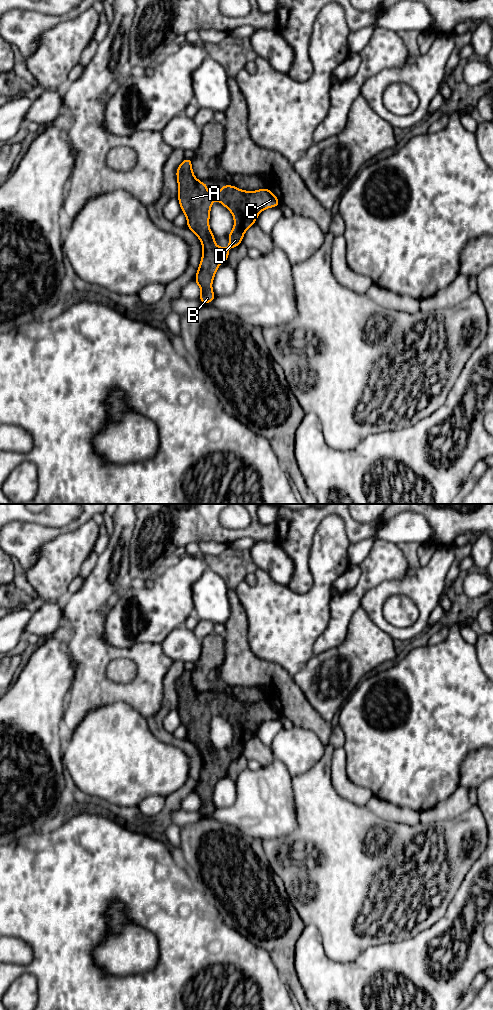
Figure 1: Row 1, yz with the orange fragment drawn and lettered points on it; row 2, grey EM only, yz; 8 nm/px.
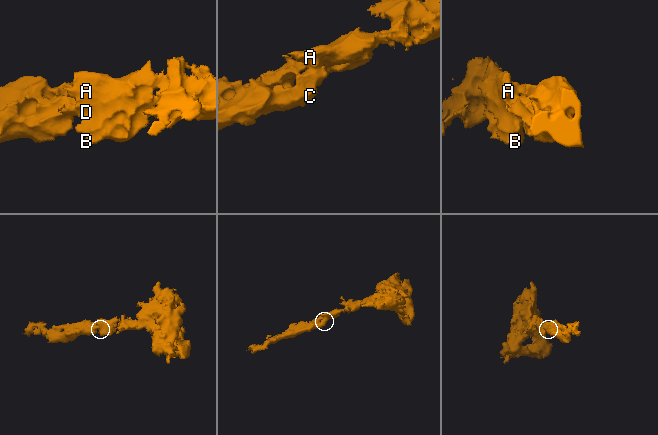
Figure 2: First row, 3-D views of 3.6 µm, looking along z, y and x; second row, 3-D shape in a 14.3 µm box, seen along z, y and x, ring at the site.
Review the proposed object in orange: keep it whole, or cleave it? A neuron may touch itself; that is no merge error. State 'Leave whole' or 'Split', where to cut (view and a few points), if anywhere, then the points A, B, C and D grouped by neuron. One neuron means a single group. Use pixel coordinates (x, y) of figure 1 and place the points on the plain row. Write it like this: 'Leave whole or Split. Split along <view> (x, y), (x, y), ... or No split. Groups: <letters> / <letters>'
Leave whole. No split. Groups: A B C D

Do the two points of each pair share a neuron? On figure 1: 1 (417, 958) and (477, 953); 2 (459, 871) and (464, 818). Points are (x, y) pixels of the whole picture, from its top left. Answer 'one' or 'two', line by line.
1: one
2: one

